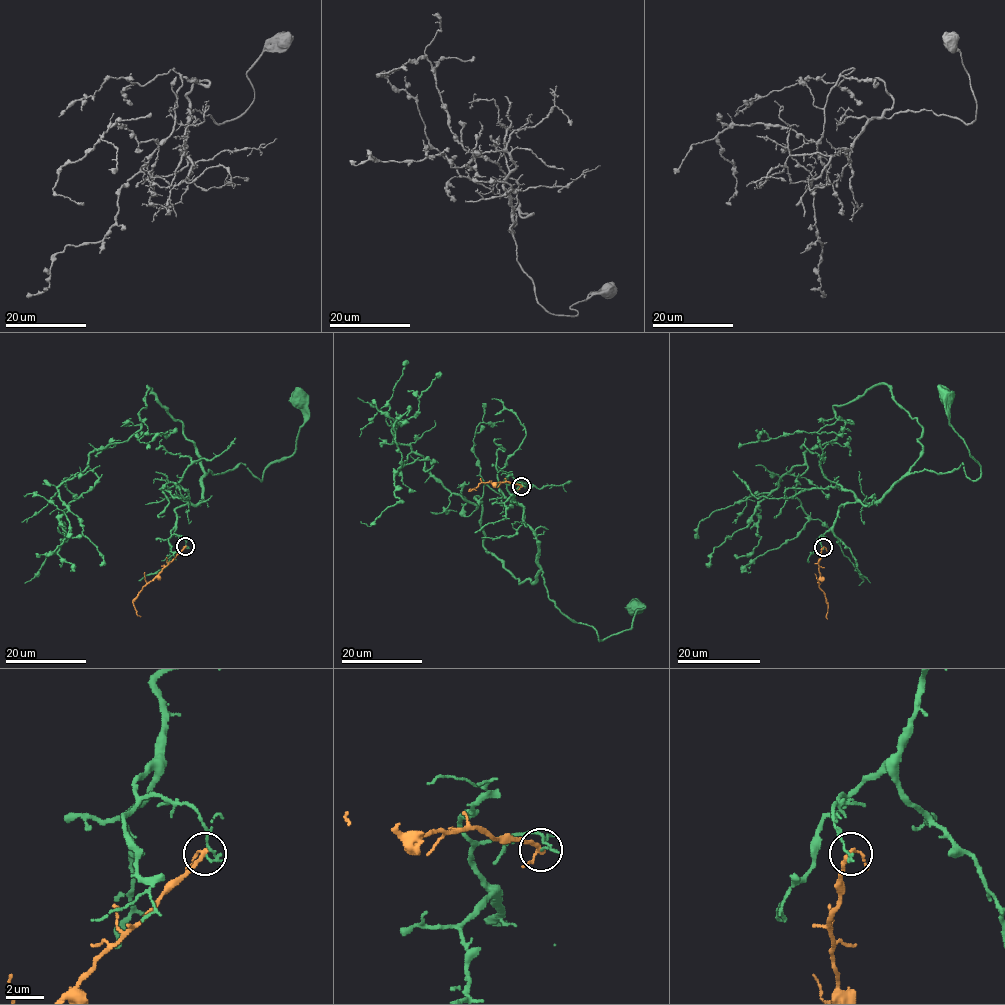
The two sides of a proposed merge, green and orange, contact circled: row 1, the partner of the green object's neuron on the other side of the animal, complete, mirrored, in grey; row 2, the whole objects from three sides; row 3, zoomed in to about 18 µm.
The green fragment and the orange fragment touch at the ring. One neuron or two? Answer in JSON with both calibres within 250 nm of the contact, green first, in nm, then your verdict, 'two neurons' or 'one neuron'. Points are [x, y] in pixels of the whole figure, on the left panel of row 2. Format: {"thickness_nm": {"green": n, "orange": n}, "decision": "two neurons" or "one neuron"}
{"thickness_nm": {"green": 120, "orange": 200}, "decision": "two neurons"}

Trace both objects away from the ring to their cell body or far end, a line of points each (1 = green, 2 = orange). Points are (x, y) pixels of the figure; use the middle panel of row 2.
1: (521, 486), (507, 491), (523, 509), (558, 608), (602, 640), (631, 627), (640, 610), (633, 608)
2: (521, 486), (507, 481), (481, 482), (469, 490), (476, 490)

